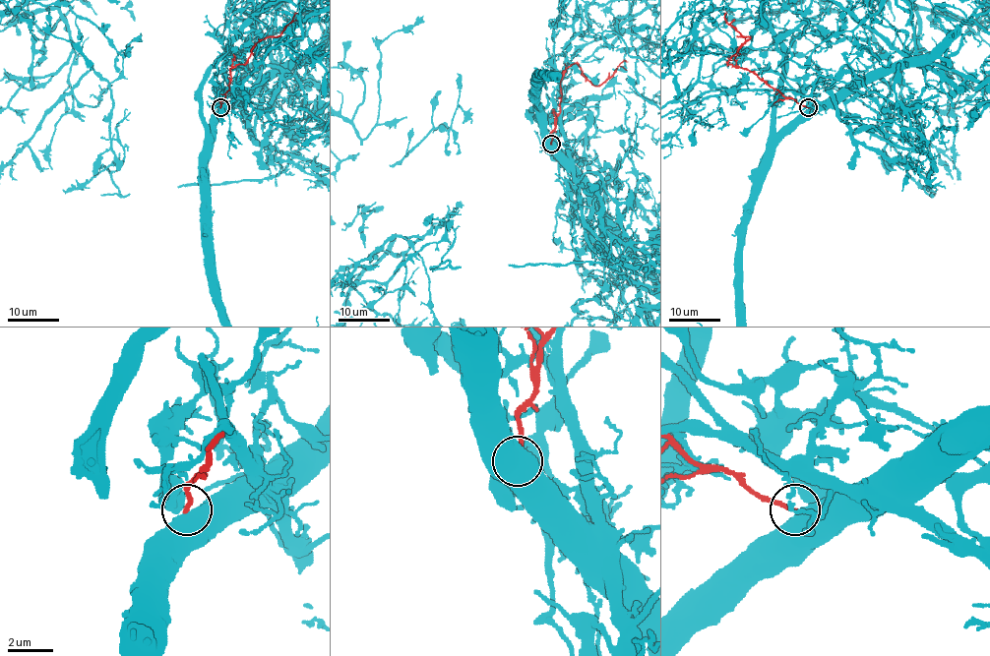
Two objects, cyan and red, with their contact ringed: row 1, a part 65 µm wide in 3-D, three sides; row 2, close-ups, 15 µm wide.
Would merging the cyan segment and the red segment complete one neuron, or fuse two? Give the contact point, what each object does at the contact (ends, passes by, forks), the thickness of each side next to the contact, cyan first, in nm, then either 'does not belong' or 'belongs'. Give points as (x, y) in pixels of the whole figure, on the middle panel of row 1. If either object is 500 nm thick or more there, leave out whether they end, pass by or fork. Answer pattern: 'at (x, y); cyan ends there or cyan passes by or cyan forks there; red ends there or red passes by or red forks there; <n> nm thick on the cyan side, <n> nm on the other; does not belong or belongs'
at (551, 144); 900 nm thick on the cyan side, 190 nm on the other; does not belong

